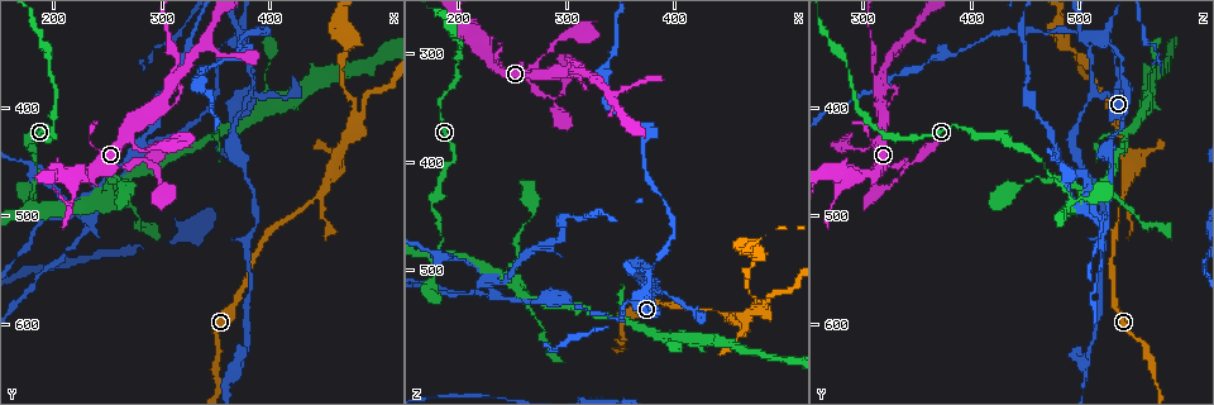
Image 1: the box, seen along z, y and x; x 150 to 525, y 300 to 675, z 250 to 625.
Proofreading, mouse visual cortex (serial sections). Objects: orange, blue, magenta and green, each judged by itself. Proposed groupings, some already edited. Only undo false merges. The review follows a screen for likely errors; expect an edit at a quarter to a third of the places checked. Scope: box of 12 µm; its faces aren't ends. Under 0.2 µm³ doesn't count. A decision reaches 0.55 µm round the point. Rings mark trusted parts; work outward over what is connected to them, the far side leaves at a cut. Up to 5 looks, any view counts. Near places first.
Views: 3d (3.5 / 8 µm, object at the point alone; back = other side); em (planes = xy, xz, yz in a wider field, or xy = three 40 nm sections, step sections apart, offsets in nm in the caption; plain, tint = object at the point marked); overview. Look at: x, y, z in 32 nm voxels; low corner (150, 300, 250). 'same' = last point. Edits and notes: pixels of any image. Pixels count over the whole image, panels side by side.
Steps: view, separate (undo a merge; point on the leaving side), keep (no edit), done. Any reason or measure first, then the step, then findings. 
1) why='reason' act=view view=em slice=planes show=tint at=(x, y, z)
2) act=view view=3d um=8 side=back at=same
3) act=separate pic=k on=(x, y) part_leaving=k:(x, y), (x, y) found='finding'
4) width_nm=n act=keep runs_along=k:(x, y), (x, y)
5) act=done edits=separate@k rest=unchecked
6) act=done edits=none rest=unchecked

why='abrupt turn' act=view view=3d um=3.5 at=(290, 450, 340)

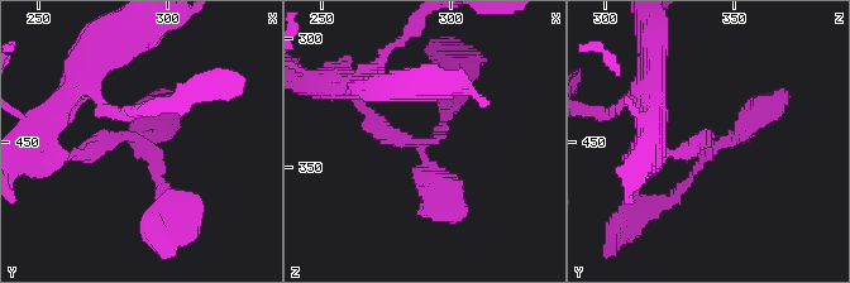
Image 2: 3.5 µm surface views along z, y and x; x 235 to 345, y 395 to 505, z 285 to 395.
why='now the EM' act=view view=em slice=xy step=5 show=tint at=(288, 449, 341)

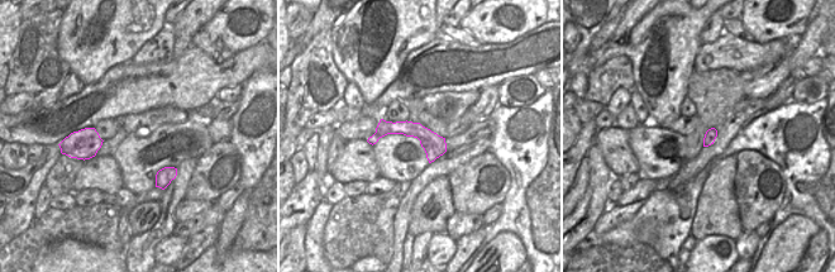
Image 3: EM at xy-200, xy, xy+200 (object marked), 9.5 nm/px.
act=keep runs_along=3:(372, 141), (409, 128), (443, 148) found='all the same cell'

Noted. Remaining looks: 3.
why='a narrow waist' act=view view=3d um=3.5 at=(314, 372, 316)

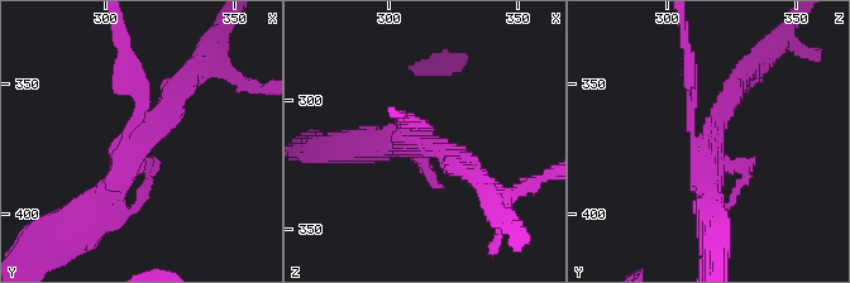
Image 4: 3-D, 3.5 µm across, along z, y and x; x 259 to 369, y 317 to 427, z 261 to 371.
why='need the tissue' act=view view=em slice=xy step=1 show=tint at=(311, 374, 315)

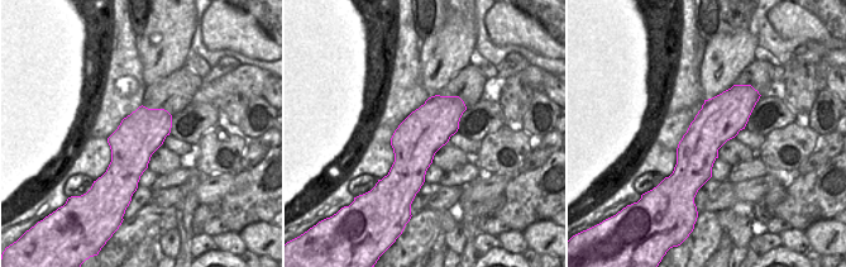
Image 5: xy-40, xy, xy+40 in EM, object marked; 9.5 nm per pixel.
width_nm=440 act=keep runs_along=4:(80, 216), (119, 178), (181, 85) found='continuous, no second cell'

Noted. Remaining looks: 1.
act=done edits=none rest=unchecked

